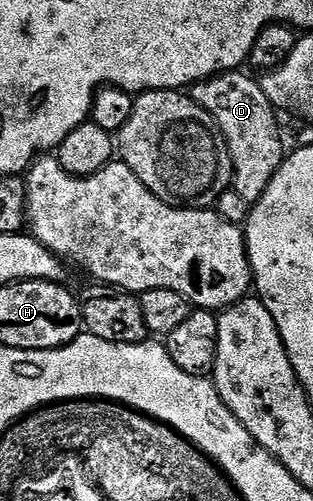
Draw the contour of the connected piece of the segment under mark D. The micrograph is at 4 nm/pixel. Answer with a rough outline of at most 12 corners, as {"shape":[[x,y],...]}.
{"shape":[[244,73],[190,97],[230,148],[232,189],[255,204],[284,163],[276,107]]}

